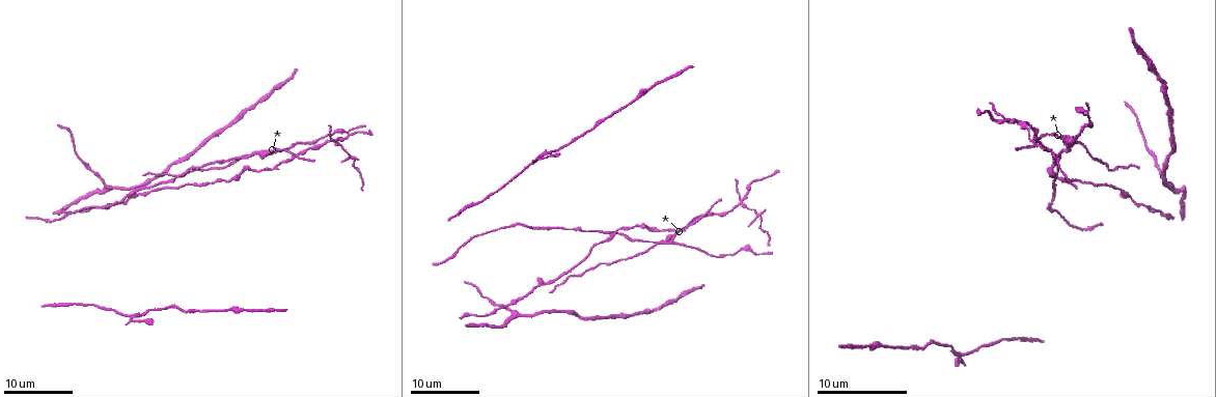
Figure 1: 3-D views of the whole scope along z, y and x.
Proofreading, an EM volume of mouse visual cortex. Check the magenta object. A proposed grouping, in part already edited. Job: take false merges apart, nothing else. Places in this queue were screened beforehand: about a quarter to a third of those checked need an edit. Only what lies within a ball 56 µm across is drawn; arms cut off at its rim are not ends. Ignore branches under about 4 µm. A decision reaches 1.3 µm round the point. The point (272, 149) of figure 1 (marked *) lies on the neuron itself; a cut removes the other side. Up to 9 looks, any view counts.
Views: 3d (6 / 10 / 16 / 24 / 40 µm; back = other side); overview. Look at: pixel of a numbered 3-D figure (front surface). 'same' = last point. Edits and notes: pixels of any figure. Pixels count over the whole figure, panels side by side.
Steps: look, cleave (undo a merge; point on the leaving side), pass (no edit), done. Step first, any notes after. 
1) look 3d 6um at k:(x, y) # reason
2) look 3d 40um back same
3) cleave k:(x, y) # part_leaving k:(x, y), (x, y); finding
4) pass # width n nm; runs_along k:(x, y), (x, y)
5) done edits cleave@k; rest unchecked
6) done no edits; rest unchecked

look 3d 16um at 1:(245, 158) # three-way junction

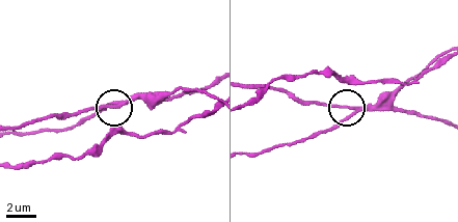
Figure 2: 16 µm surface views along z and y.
look 3d 6um at 2:(350, 109) # closer look

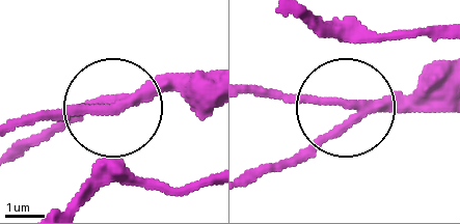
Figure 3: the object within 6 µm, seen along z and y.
look 3d 6um back at 3:(345, 109)

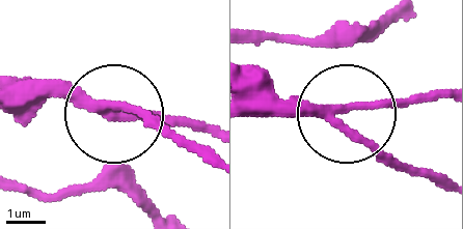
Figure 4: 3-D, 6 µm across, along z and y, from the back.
cleave 4:(124, 106) # side_arm 19 um; part_leaving 4:(80, 97), (136, 110), (206, 146); a second neuron is stuck on

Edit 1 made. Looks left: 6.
look overview

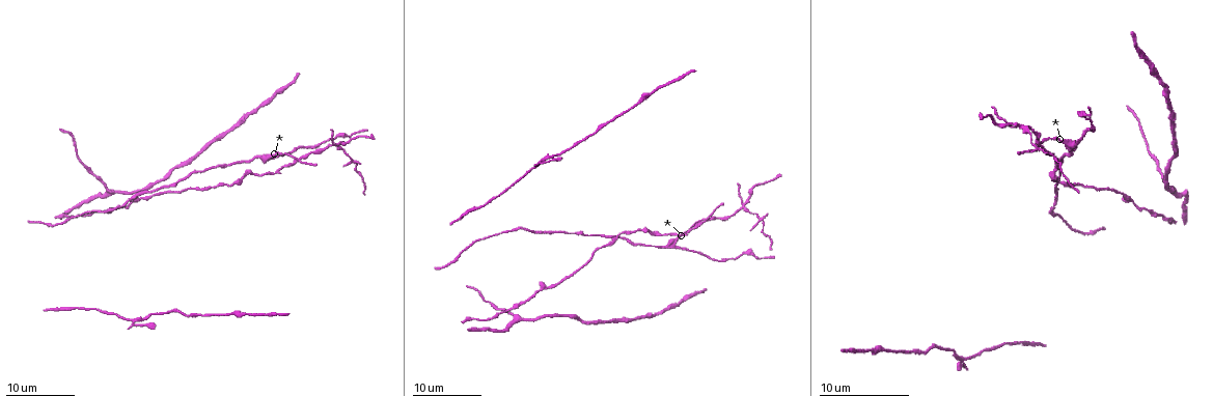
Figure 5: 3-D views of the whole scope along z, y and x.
look 3d 16um at 5:(1022, 128) # looks like a crossing

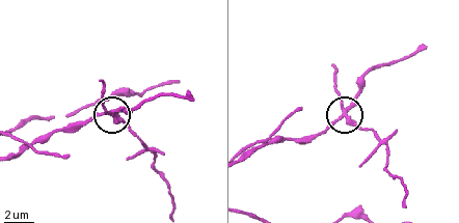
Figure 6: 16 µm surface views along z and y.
look 3d 6um at 6:(347, 115)

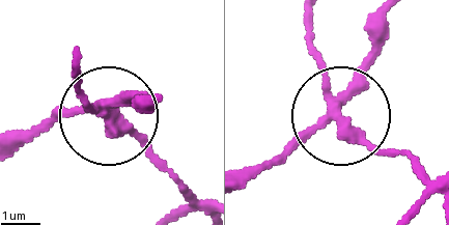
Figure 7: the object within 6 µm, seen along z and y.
cleave 7:(136, 136) # side_arm 8 um; arms 4; two neurons meet here

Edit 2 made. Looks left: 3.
look 3d 24um at 5:(1041, 145) # four or more arms meet

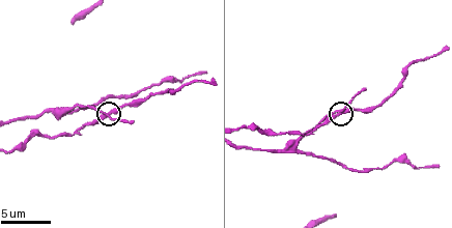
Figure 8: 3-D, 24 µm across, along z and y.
look 3d 6um at 8:(337, 114)

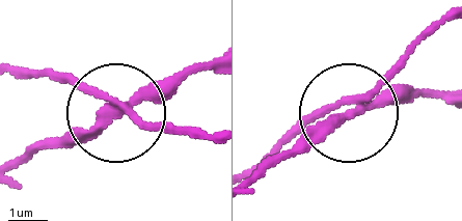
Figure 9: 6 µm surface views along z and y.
pass # runs_along 9:(24, 76), (73, 82), (123, 112), (162, 102), (212, 65); all the same neuron

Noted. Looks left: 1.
done edits cleave@4, cleave@7; rest unchecked

